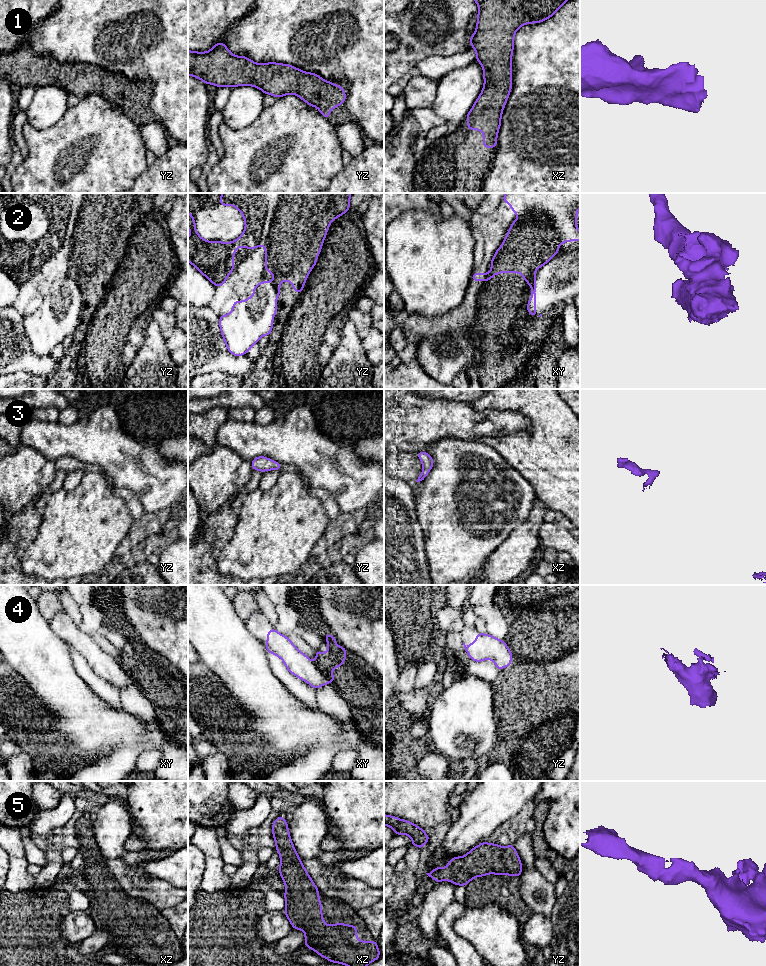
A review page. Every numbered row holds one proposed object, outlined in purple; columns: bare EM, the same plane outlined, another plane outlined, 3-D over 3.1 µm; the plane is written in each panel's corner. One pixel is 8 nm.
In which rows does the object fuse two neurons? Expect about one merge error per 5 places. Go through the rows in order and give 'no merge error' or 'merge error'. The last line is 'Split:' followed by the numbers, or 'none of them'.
1: no merge error
2: merge error
3: no merge error
4: no merge error
5: no merge error
Split: 2

